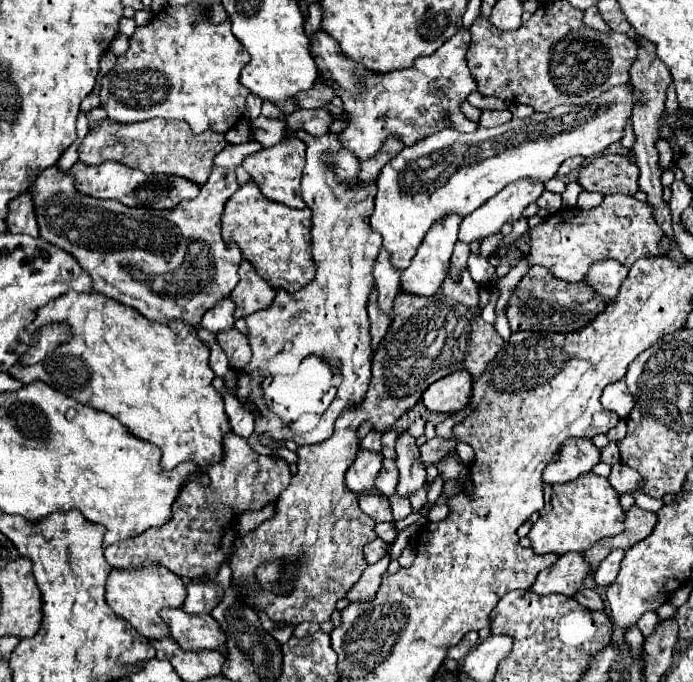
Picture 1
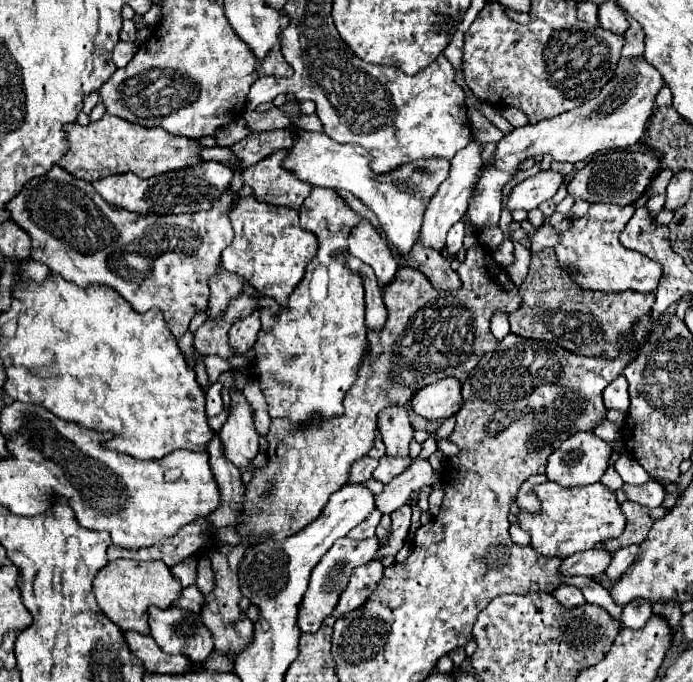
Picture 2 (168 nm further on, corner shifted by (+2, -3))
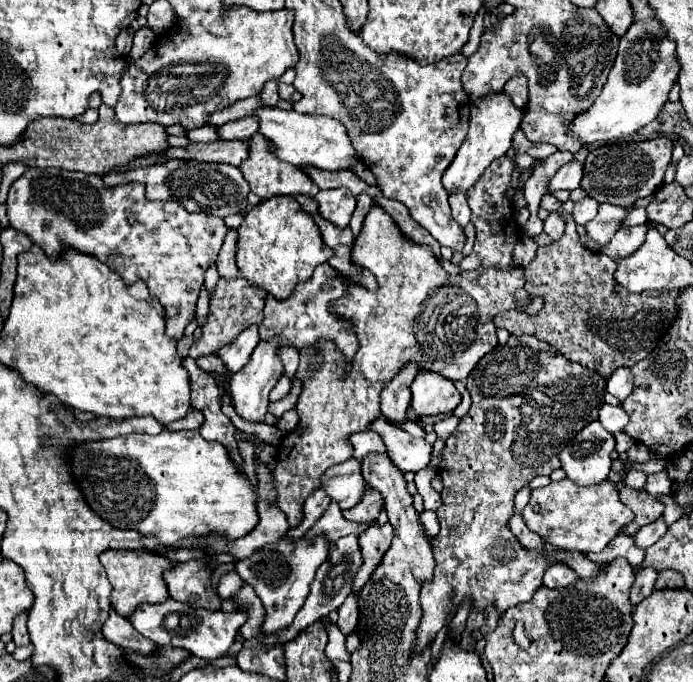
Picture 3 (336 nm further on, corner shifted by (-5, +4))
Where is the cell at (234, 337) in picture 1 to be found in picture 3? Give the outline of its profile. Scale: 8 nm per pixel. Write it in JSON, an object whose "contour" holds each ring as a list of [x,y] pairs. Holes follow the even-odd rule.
{"contour":[[[236,277],[236,279],[220,279],[216,285],[216,291],[210,299],[210,315],[208,321],[202,325],[202,337],[190,347],[190,357],[196,359],[200,355],[210,355],[218,351],[220,347],[228,345],[242,329],[246,329],[252,323],[260,323],[263,320],[264,299],[266,291],[258,285],[250,285],[248,279]]]}

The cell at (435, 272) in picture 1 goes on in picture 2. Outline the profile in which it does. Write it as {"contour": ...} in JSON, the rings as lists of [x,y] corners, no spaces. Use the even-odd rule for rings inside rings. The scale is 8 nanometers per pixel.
{"contour":[[[473,136],[471,142],[469,142],[465,148],[461,148],[461,150],[453,156],[451,168],[449,168],[449,176],[447,176],[447,180],[439,186],[437,194],[435,194],[433,200],[429,202],[429,208],[425,210],[425,216],[423,216],[423,228],[421,228],[419,238],[423,240],[425,246],[431,246],[431,248],[441,250],[441,246],[445,246],[445,238],[447,238],[449,228],[451,228],[455,222],[459,222],[461,216],[465,214],[469,196],[473,194],[473,184],[477,182],[477,176],[481,176],[481,170],[483,170],[481,152],[483,152],[483,144]]]}

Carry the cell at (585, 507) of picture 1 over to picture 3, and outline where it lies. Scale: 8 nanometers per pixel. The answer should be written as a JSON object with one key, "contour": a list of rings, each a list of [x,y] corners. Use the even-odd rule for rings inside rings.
{"contour":[[[568,479],[554,481],[546,487],[532,489],[530,501],[522,513],[526,525],[536,531],[544,541],[562,547],[566,551],[602,551],[610,539],[614,539],[624,525],[628,525],[634,513],[620,501],[618,489],[612,481],[580,487]]]}

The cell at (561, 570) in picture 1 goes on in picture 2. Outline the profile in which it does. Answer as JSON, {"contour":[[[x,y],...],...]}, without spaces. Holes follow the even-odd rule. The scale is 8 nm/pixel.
{"contour":[[[603,548],[577,552],[563,560],[561,574],[565,576],[589,576],[589,578],[601,578],[605,574],[605,568],[609,566],[611,552],[605,552]]]}

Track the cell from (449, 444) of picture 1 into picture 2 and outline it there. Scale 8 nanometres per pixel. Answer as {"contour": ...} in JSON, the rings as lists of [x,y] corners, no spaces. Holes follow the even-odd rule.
{"contour":[[[417,458],[413,466],[409,466],[403,474],[395,476],[389,484],[385,484],[381,494],[375,494],[375,508],[383,514],[391,514],[401,508],[415,490],[437,482],[441,482],[441,474],[433,470],[427,460]]]}

